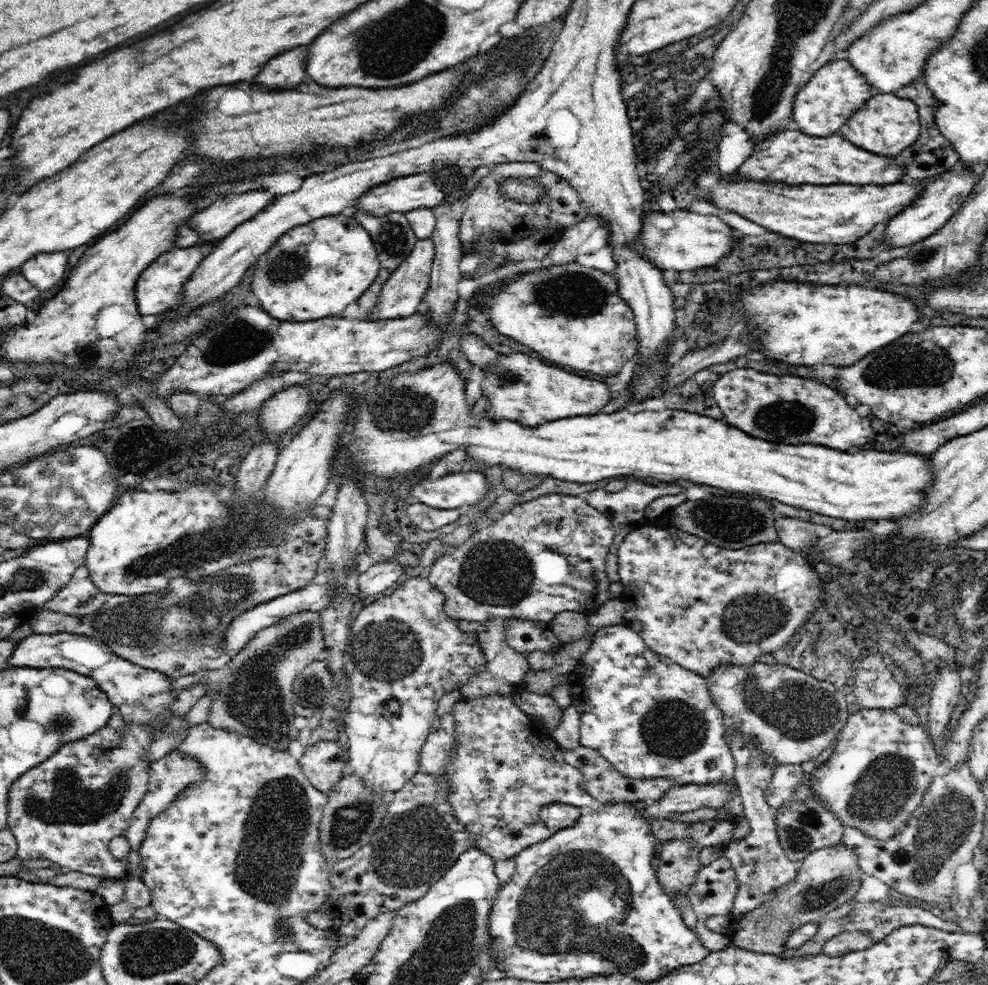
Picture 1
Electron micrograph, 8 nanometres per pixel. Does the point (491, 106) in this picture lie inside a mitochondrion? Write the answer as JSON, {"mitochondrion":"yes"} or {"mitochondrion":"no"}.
{"mitochondrion":"yes"}

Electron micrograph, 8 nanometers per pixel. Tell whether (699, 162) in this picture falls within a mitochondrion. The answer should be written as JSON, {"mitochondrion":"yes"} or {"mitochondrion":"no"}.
{"mitochondrion":"no"}

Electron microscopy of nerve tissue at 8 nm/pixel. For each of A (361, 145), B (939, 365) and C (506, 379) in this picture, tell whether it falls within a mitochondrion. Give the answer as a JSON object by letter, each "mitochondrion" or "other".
{"A":"other","B":"mitochondrion","C":"mitochondrion"}

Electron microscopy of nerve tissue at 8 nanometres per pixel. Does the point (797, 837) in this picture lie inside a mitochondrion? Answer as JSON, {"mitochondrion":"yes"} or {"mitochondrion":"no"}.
{"mitochondrion":"yes"}

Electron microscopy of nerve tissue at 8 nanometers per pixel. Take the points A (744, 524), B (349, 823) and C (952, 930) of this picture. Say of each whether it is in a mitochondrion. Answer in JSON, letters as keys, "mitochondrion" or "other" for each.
{"A":"mitochondrion","B":"mitochondrion","C":"other"}

